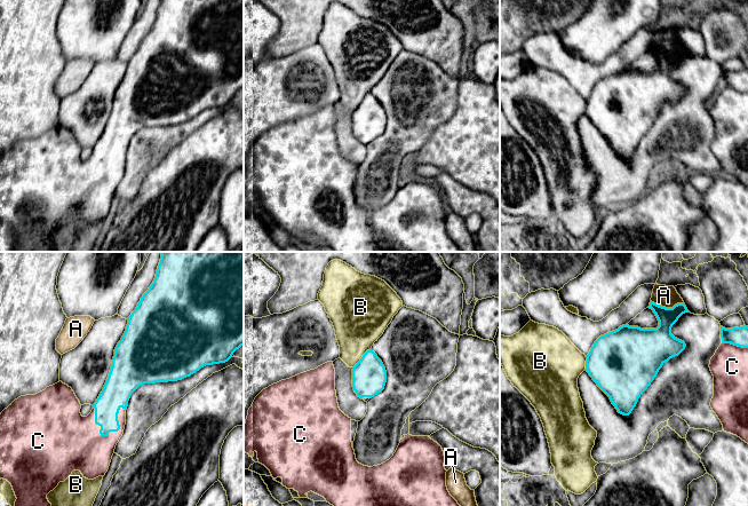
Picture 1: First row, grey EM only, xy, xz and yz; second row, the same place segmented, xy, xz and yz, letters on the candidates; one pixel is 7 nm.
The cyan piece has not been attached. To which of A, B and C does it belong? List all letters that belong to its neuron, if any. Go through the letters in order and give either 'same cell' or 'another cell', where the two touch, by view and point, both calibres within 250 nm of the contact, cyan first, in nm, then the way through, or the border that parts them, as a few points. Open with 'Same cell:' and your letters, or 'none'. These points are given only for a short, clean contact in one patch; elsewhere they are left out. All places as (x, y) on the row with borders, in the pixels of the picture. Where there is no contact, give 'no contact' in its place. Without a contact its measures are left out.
Same cell: C
A: another cell | yz (667, 308) | 220/150 nm
B: another cell | xz (361, 357) | 240/360 nm
C: same cell | xy (100, 429) | 180/420 nm

